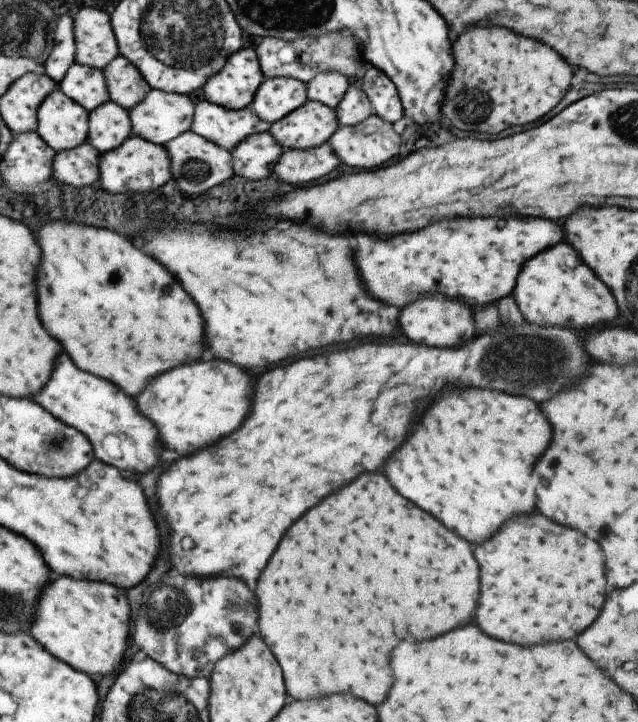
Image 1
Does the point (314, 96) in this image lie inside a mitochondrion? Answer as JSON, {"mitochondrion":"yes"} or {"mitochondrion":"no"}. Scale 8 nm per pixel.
{"mitochondrion":"no"}

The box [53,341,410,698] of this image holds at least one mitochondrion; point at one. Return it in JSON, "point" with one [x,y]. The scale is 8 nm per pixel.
{"point":[165,607]}

